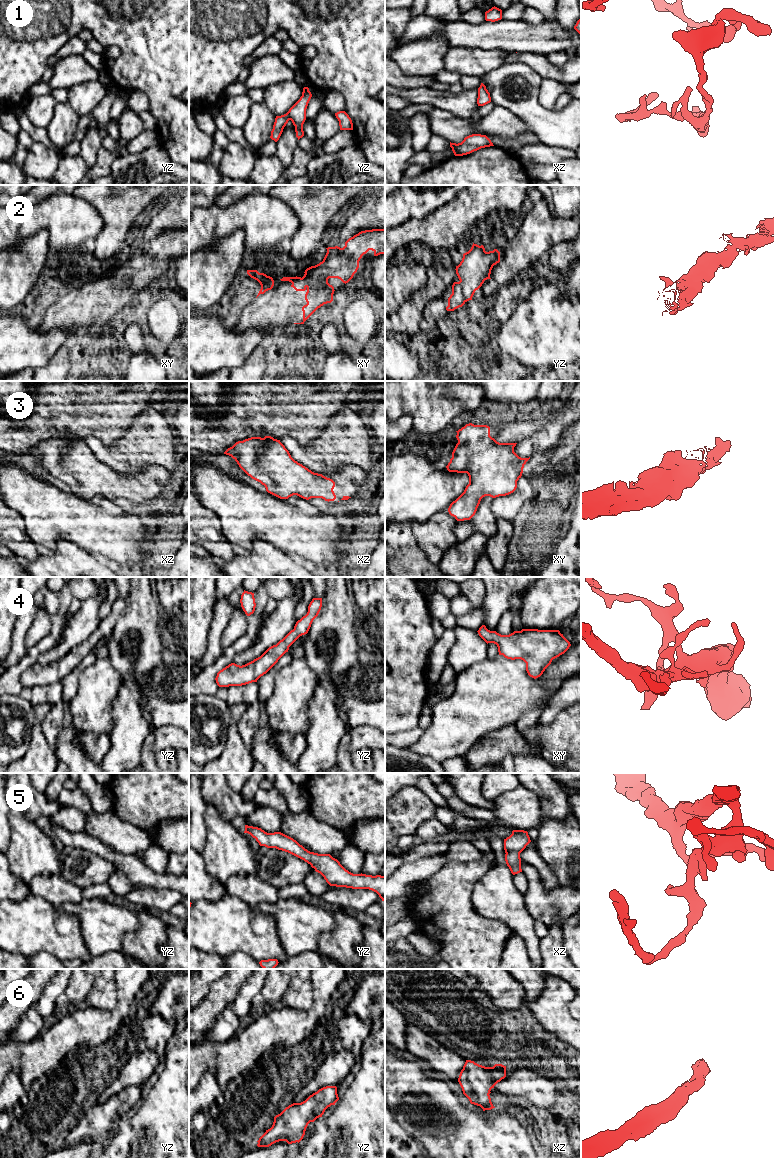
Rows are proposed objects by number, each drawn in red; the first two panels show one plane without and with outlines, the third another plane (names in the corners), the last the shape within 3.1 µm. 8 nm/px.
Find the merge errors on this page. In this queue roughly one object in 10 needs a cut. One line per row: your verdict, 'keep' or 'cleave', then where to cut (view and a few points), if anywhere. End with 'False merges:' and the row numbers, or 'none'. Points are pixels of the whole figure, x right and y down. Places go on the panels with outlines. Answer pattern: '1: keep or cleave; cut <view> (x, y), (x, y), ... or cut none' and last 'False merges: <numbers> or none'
1: keep; cut none
2: keep; cut none
3: keep; cut none
4: keep; cut none
5: keep; cut none
6: keep; cut none
False merges: none

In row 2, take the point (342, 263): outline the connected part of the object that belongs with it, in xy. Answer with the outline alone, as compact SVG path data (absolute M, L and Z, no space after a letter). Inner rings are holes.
M372 229L372 230L365 230L361 231L358 234L354 235L353 237L349 238L345 242L345 246L340 248L338 246L335 247L328 247L327 253L322 262L315 266L311 266L305 270L304 276L301 277L283 277L280 279L281 281L289 281L292 283L291 287L293 287L296 291L307 291L305 294L305 300L307 302L306 305L302 307L303 311L303 321L301 323L294 323L294 324L304 324L304 322L321 306L327 303L331 303L333 301L333 294L334 294L334 287L328 283L329 278L338 278L343 283L348 283L357 272L359 268L359 261L364 254L366 254L369 250L374 252L374 256L378 256L380 254L385 254L385 229Z

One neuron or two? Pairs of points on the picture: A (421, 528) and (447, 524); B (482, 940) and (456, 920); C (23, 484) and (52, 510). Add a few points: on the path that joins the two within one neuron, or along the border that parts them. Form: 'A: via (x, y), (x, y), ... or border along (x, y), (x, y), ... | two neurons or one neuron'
A: via (427, 528), (439, 528), (441, 526) | one neuron
B: via (476, 940), (462, 926) | one neuron
C: via (30, 491), (45, 506) | one neuron

